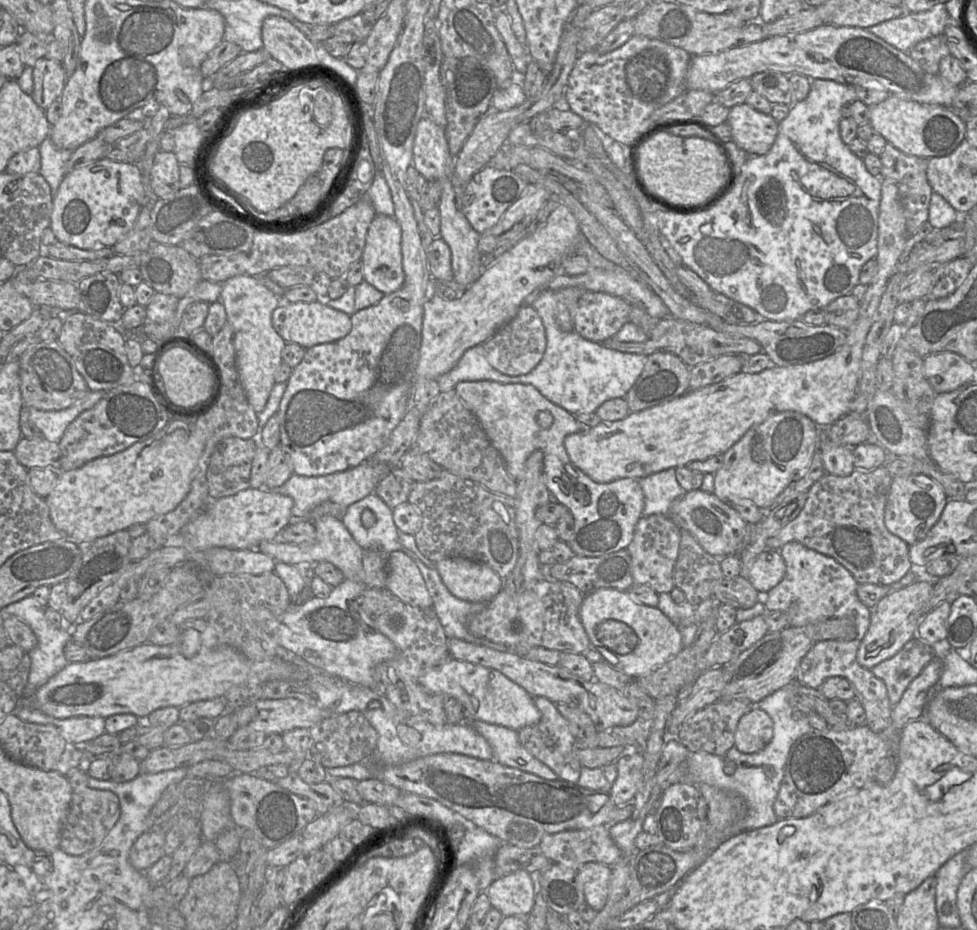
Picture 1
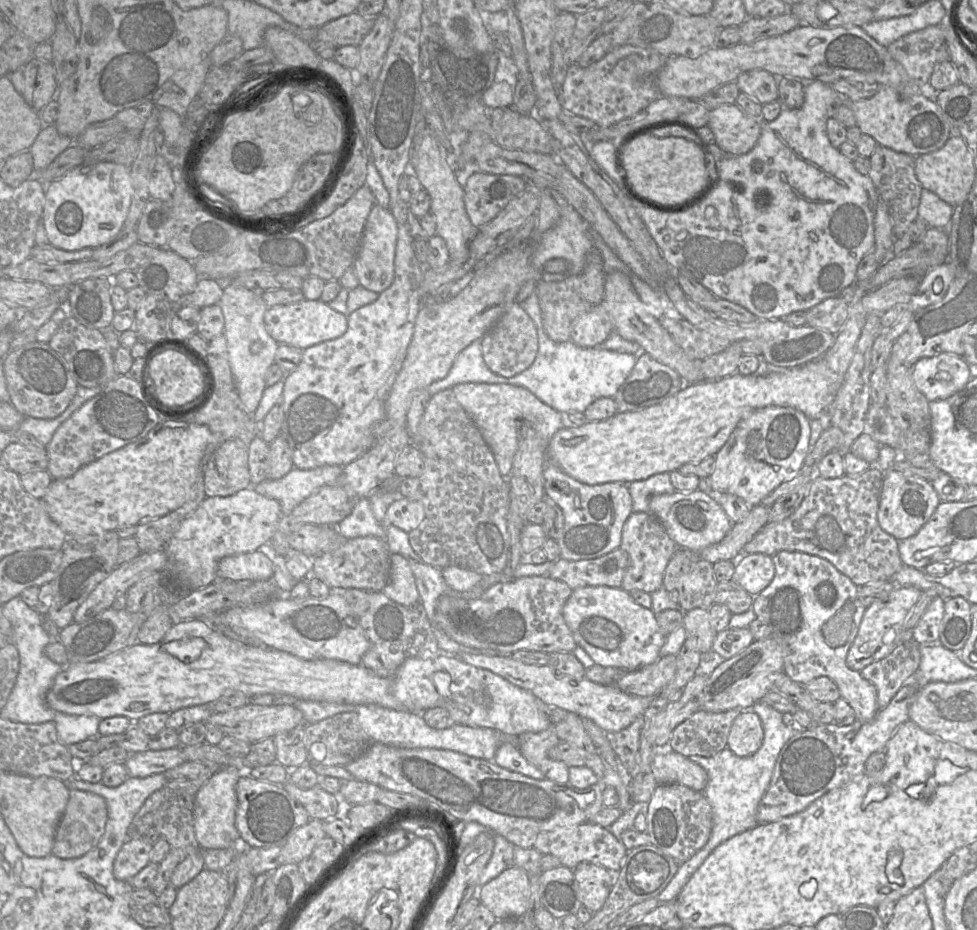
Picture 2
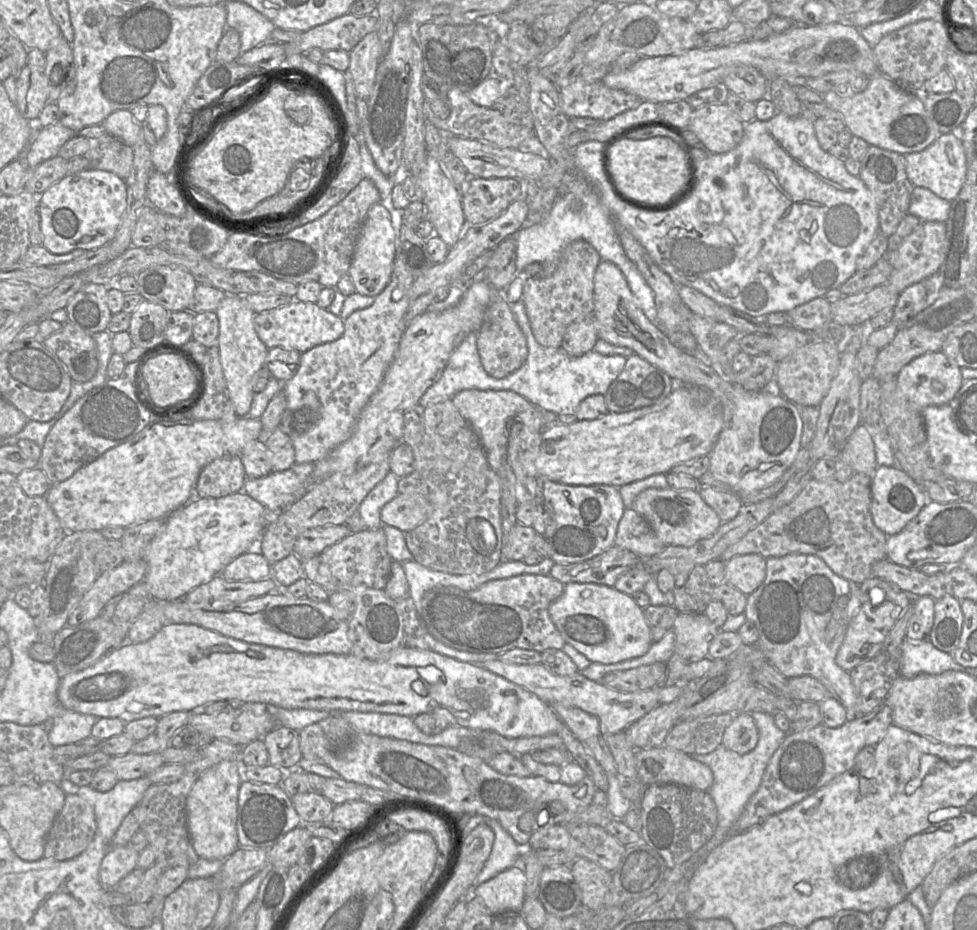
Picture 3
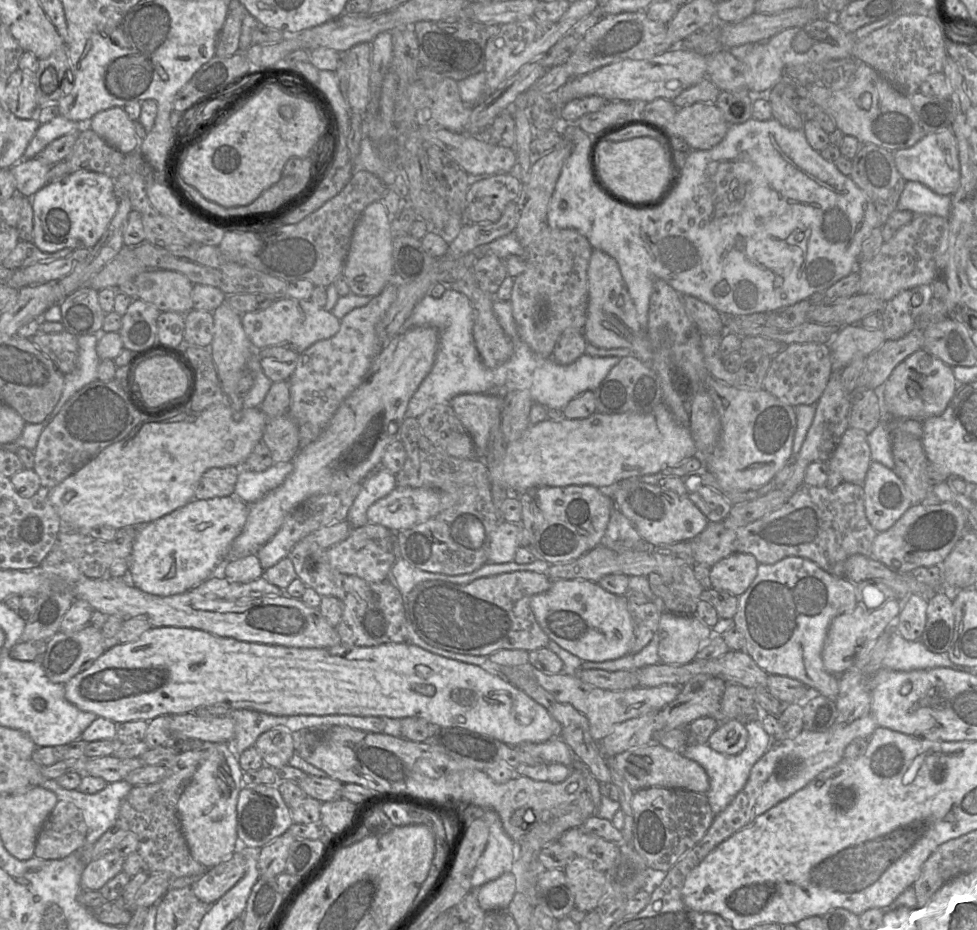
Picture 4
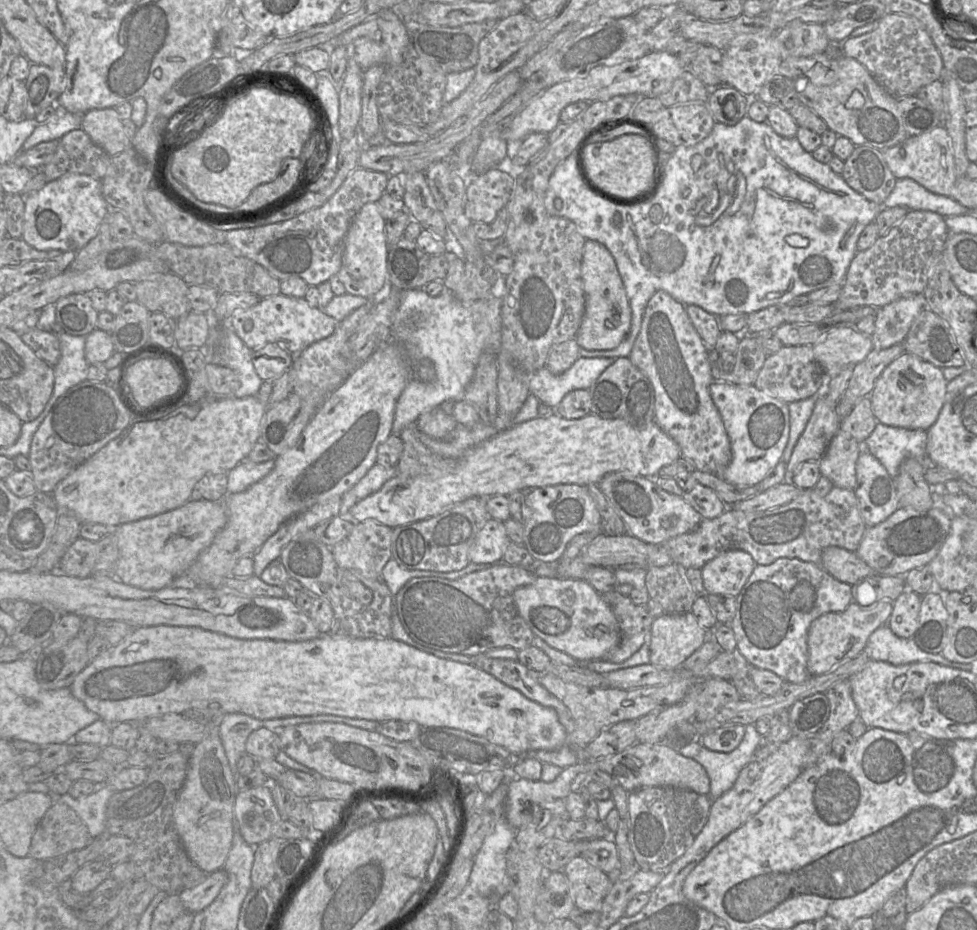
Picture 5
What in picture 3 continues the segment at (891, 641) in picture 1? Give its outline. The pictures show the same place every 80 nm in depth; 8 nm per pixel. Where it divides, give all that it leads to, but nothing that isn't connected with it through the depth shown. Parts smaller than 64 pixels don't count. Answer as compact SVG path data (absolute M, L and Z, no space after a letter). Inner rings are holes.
M891 588L890 592L885 593L885 597L885 601L880 605L866 602L850 620L844 640L836 655L836 663L843 670L849 672L856 666L877 656L888 644L891 629L897 620L908 611L913 601L908 593L898 588Z

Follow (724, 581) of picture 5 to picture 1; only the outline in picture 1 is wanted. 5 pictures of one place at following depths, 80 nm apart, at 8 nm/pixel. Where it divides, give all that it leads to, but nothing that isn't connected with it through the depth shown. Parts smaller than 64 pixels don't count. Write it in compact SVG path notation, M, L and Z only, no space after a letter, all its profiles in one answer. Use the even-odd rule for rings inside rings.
M767 549L754 560L747 579L761 594L768 593L784 578L786 564L779 550Z

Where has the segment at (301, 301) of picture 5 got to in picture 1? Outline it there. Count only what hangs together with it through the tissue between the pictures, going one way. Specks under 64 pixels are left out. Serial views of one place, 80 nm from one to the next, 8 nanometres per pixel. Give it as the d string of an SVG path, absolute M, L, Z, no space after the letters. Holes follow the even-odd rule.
M323 300L314 302L283 302L272 313L275 331L287 343L297 343L308 349L314 345L338 341L352 329L351 317L341 310L330 307Z

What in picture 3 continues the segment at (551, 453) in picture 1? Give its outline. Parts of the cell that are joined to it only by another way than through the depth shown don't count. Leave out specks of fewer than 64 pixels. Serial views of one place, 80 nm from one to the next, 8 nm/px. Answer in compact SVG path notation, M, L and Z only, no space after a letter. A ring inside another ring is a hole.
M466 389L457 392L451 398L451 400L460 414L468 421L468 423L477 433L482 448L485 452L488 464L496 473L503 469L507 457L507 423L510 418L513 418L514 415L519 411L538 412L540 434L542 433L543 428L546 426L542 420L543 410L531 403L525 397L513 391ZM552 480L540 482L540 495L551 505L553 521L548 528L548 557L555 563L576 563L595 557L615 545L625 506L619 489L611 485L569 485Z

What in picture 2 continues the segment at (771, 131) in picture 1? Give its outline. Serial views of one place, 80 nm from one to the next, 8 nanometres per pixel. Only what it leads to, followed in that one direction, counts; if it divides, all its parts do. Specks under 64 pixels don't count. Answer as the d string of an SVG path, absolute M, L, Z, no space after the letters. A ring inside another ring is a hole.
M725 104L710 110L707 126L719 148L742 155L757 144L763 122L762 118L747 115L736 104Z

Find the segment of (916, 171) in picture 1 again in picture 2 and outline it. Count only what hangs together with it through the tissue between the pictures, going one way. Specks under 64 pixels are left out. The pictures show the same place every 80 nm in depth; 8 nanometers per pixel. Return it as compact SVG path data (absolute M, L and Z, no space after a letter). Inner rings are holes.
M878 145L869 160L871 168L867 176L871 179L879 198L887 206L895 239L900 238L918 218L923 187L915 174L915 157Z

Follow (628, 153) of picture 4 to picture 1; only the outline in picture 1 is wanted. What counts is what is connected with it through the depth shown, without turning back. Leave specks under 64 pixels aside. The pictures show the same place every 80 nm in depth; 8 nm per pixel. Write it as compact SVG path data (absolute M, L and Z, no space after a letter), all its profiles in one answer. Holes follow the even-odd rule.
M654 132L631 150L631 163L641 188L665 202L699 204L713 196L720 197L734 177L732 165L721 142L684 135Z

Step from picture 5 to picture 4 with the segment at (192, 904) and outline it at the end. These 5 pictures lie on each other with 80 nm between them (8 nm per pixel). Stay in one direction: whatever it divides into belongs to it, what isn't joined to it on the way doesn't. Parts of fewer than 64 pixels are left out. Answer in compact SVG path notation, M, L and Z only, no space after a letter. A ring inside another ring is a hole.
M235 851L227 860L206 870L190 885L193 893L202 902L214 904L245 875L246 861L241 852Z

